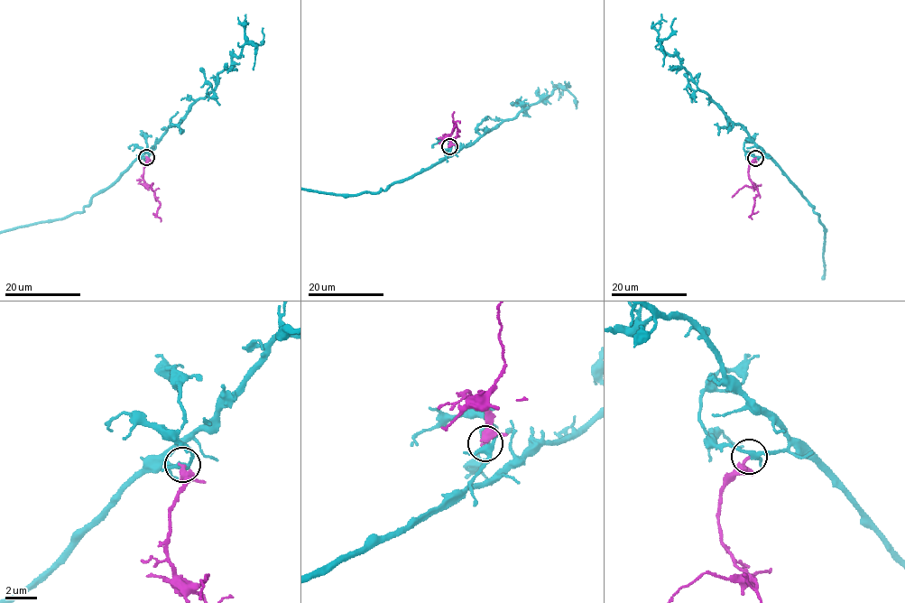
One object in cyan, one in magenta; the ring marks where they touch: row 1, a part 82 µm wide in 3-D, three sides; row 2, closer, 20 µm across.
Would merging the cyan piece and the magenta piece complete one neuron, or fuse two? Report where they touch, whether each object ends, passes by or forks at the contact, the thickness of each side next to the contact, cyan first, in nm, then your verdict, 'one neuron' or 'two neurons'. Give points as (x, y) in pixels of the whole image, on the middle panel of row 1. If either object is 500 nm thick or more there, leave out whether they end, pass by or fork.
at (449, 146); cyan forks there; magenta ends there; 260 nm thick on the cyan side, 280 nm on the other; two neurons

